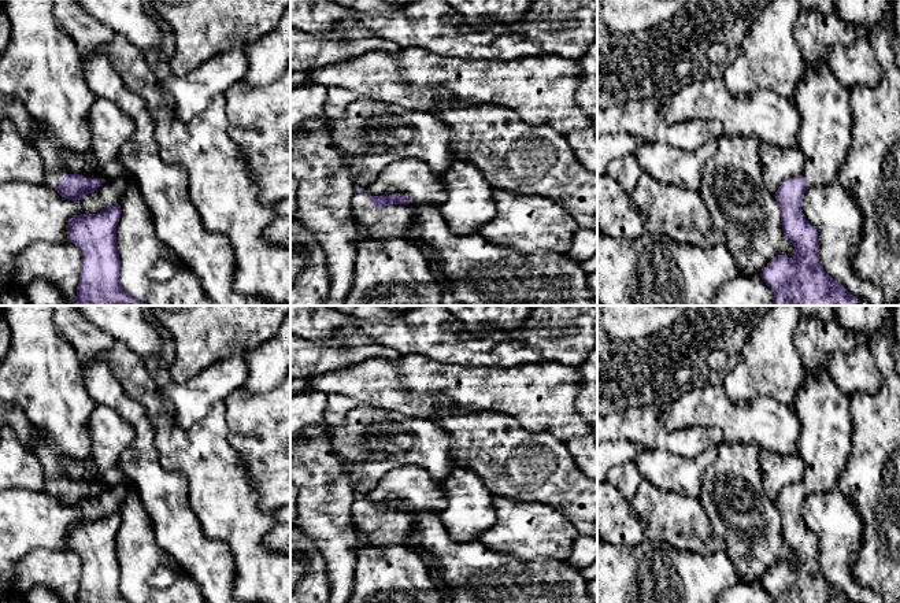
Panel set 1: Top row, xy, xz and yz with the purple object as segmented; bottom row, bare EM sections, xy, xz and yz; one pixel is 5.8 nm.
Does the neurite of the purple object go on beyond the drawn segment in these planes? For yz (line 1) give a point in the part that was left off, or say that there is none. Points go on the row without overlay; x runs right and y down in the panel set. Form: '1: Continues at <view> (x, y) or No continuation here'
1: Continues at yz (825, 441)

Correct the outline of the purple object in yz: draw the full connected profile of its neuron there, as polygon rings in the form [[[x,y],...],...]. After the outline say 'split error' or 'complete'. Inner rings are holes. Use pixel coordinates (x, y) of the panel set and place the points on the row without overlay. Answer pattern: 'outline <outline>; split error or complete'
outline [[[807,370],[804,384],[792,406],[801,423],[797,451],[804,462],[804,477],[801,482],[785,487],[774,503],[781,519],[784,543],[793,551],[795,563],[774,563],[760,584],[773,596],[774,603],[853,603],[821,573],[818,539],[801,519],[805,497],[810,493],[836,489],[845,469],[853,437],[851,399],[838,388],[829,371],[816,376]]]; split error

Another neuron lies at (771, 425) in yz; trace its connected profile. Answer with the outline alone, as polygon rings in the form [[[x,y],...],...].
[[[700,381],[689,391],[660,402],[660,423],[668,430],[718,429],[726,443],[756,444],[782,456],[799,455],[800,418],[792,404],[774,397],[733,402],[722,381]]]

